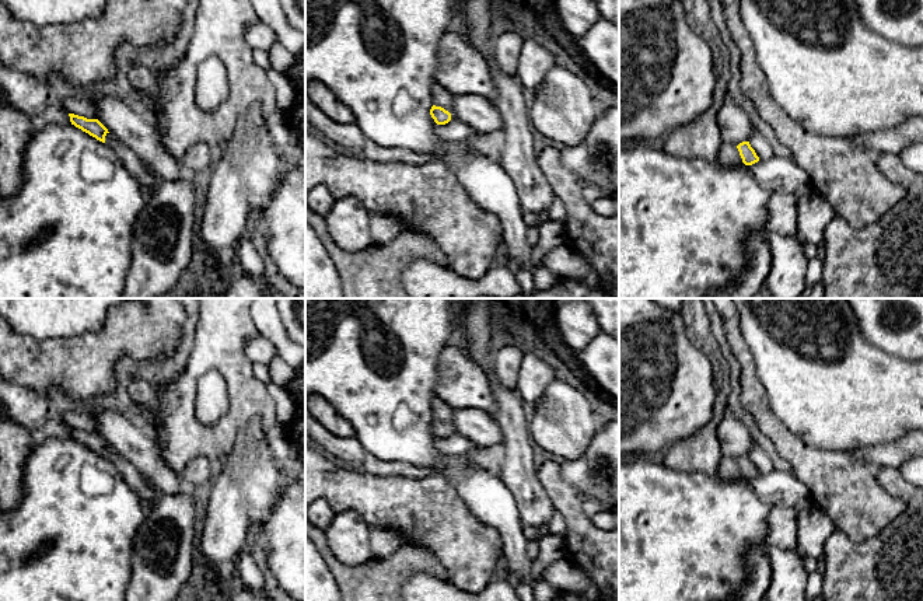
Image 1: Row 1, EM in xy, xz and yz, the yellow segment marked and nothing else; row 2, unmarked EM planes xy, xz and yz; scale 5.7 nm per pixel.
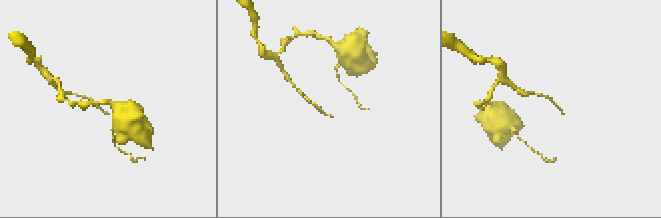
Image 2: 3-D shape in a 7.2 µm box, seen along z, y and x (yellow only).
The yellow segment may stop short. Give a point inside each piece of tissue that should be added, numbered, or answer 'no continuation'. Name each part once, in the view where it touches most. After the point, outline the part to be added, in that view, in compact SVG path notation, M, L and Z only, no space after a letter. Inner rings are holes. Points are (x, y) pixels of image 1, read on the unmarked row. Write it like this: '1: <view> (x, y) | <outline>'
1: xz (440, 411) | M434 396L431 399L431 415L433 415L433 419L441 420L445 424L448 424L451 427L451 434L450 436L455 436L457 434L457 430L455 430L454 423L452 423L452 410L454 409L448 403L441 401L440 398Z

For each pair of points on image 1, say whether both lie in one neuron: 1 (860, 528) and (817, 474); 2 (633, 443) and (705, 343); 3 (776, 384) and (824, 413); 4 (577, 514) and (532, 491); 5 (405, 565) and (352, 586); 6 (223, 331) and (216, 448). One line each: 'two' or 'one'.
1: one
2: two
3: one
4: two
5: one
6: one

